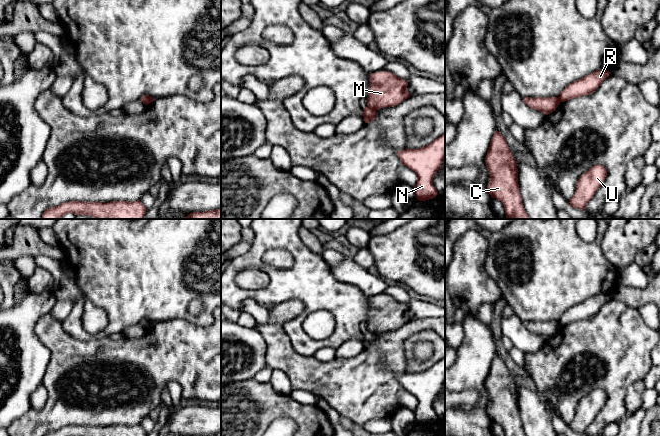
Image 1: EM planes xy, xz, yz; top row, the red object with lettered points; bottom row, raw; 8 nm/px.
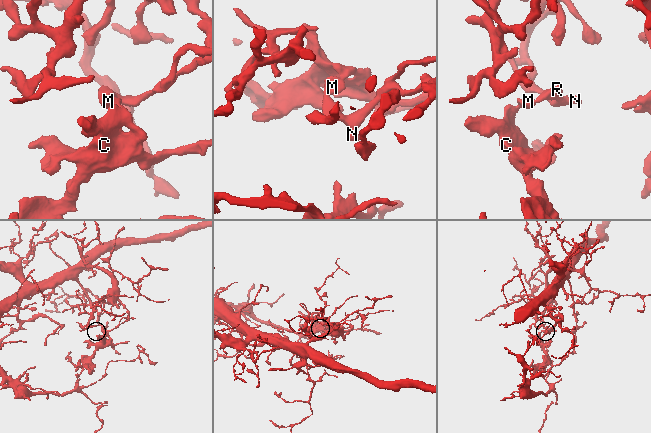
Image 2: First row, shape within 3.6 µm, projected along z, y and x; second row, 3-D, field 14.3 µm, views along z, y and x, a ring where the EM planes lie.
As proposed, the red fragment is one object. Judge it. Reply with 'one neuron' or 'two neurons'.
two neurons

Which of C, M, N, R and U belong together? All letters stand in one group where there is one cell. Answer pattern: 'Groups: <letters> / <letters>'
Groups: C M U / N R

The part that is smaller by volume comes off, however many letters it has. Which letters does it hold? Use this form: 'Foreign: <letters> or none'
Foreign: C, M, U

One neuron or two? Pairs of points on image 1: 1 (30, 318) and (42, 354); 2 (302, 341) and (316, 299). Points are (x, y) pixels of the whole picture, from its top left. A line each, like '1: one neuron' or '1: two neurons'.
1: one neuron
2: one neuron

